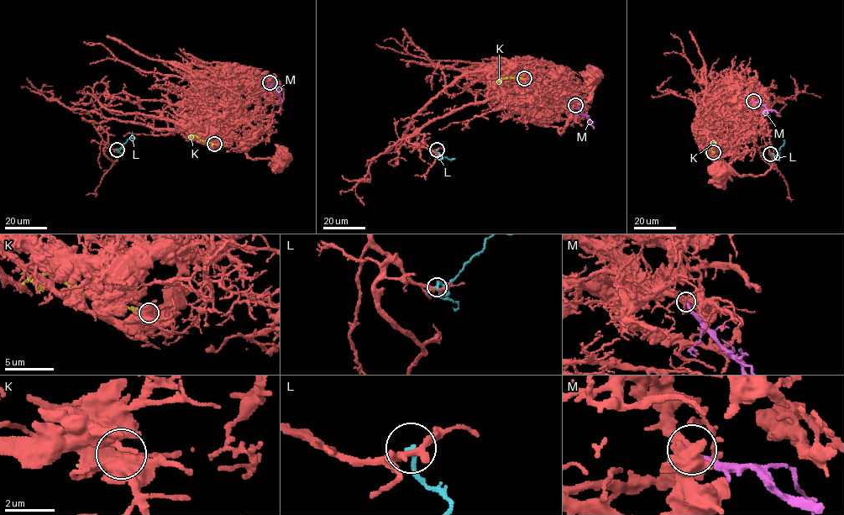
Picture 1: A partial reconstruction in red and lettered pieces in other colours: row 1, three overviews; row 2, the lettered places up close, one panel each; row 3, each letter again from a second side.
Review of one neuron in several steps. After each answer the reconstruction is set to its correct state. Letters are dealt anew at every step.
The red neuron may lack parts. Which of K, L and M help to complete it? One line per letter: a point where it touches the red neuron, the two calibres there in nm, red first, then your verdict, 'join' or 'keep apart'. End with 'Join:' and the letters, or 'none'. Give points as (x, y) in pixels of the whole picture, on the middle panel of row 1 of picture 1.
K: contact (524, 78); calibres 440 and 260 nm; keep apart
L: contact (437, 149); calibres 240 and 220 nm; keep apart
M: contact (575, 105); calibres 360 and 280 nm; join
Join: M

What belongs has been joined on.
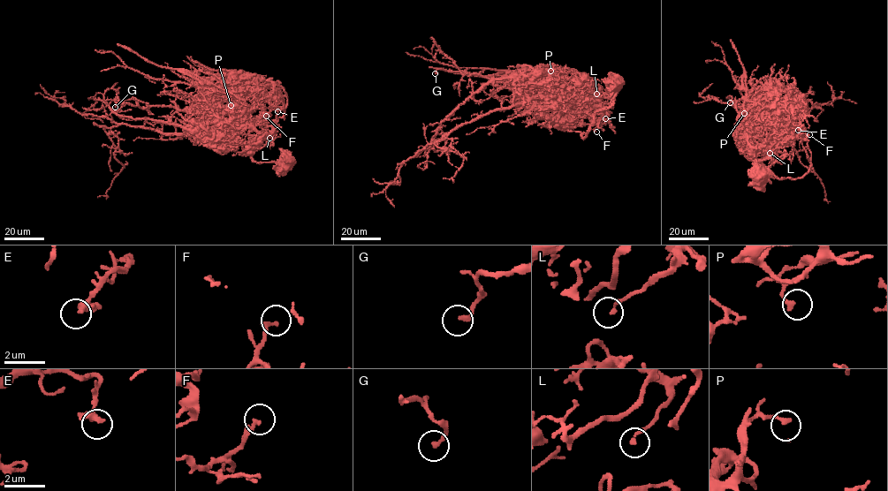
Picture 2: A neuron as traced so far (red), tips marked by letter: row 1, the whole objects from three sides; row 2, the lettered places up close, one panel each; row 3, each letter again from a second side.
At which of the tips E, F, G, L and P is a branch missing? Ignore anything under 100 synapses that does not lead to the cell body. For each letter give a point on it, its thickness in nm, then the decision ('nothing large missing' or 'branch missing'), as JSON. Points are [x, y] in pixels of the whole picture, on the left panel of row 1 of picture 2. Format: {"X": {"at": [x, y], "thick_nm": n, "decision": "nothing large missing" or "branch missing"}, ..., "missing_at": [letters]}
{"E": {"at": [277, 111], "thick_nm": 280, "decision": "nothing large missing"}, "F": {"at": [266, 116], "thick_nm": 200, "decision": "nothing large missing"}, "G": {"at": [115, 107], "thick_nm": 240, "decision": "nothing large missing"}, "L": {"at": [269, 138], "thick_nm": 130, "decision": "nothing large missing"}, "P": {"at": [231, 105], "thick_nm": 190, "decision": "nothing large missing"}, "missing_at": []}

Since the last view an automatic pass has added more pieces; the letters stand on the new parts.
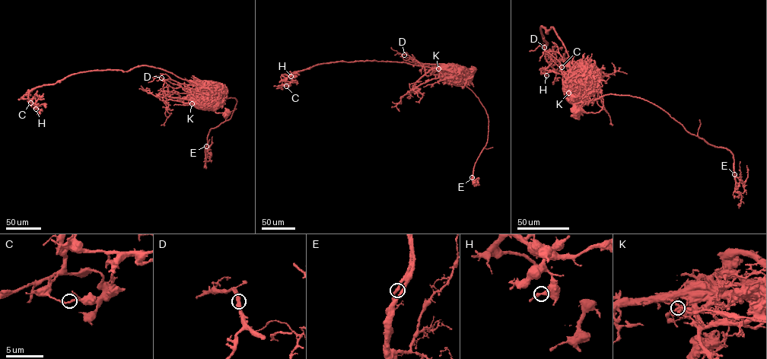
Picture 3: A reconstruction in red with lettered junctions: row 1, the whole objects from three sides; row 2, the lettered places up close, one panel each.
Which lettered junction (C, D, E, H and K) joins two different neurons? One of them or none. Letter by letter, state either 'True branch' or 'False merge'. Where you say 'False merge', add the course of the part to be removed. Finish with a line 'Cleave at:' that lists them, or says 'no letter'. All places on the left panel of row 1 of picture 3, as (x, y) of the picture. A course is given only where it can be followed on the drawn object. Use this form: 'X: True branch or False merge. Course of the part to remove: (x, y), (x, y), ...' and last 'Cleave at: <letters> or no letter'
C: True branch
D: True branch
E: True branch
H: True branch
K: False merge. Course of the part to remove: (192, 103), (198, 108), (209, 109), (224, 98), (237, 100), (230, 119), (210, 129), (205, 150), (205, 169)
Cleave at: K

